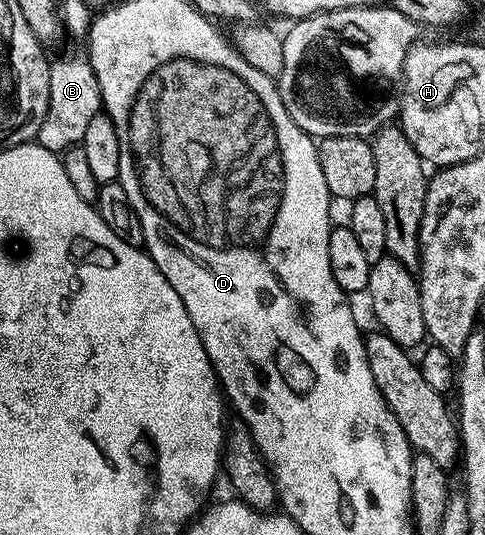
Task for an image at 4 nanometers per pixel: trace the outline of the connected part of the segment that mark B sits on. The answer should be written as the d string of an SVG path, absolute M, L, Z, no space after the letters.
M81 46L70 48L68 53L50 63L50 107L47 108L46 119L43 120L36 140L37 144L57 155L83 142L91 120L102 109L97 76L94 75L93 65L87 54Z

